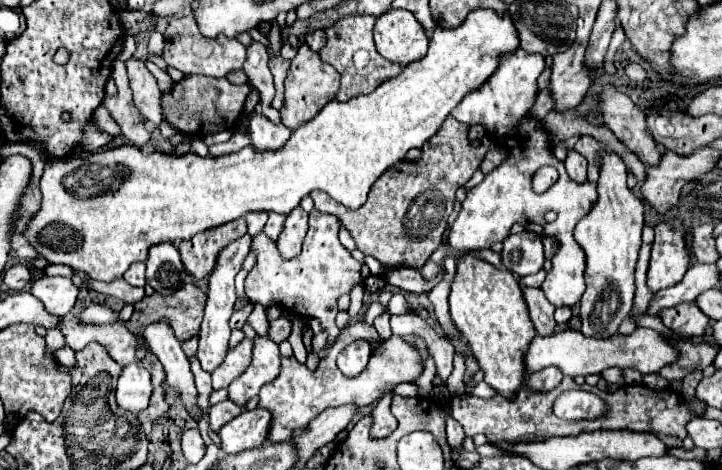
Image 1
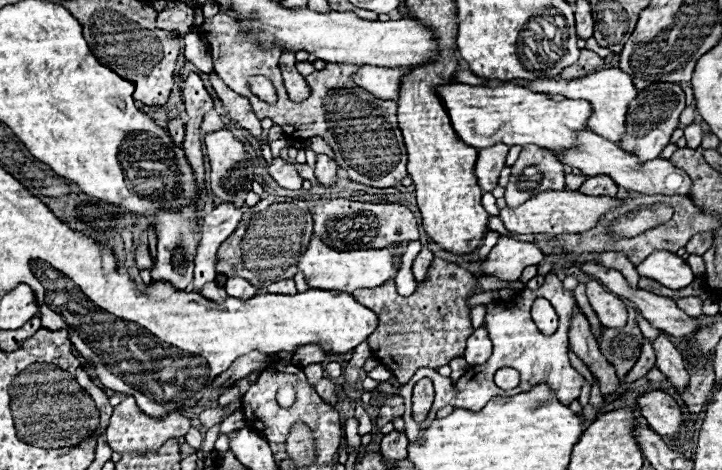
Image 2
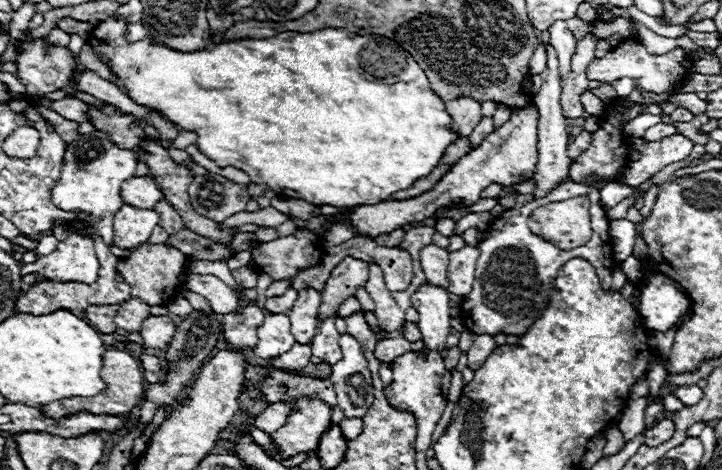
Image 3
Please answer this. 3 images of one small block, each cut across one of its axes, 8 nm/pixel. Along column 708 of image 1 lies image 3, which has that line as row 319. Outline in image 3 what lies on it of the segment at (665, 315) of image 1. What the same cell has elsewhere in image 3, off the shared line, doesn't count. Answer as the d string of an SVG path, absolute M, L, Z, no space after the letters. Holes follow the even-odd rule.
M346 256L330 274L326 290L322 294L322 306L320 306L320 322L326 318L332 318L336 308L350 296L354 296L358 286L364 286L368 280L368 262Z

